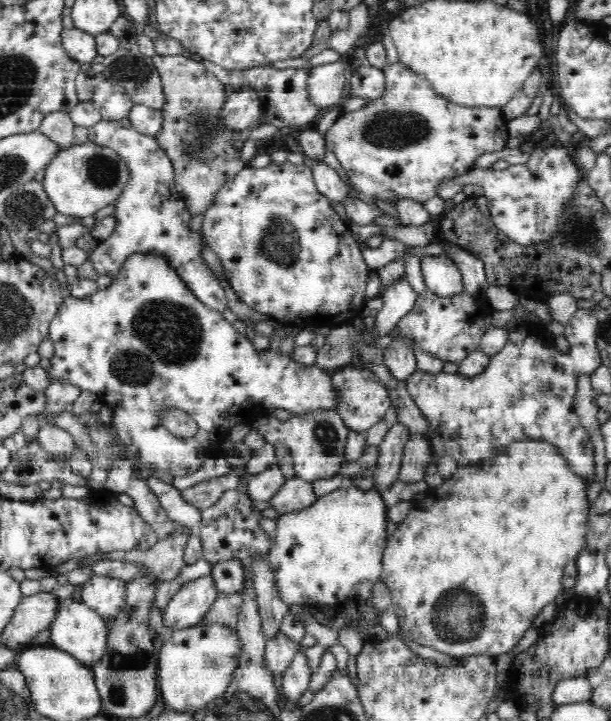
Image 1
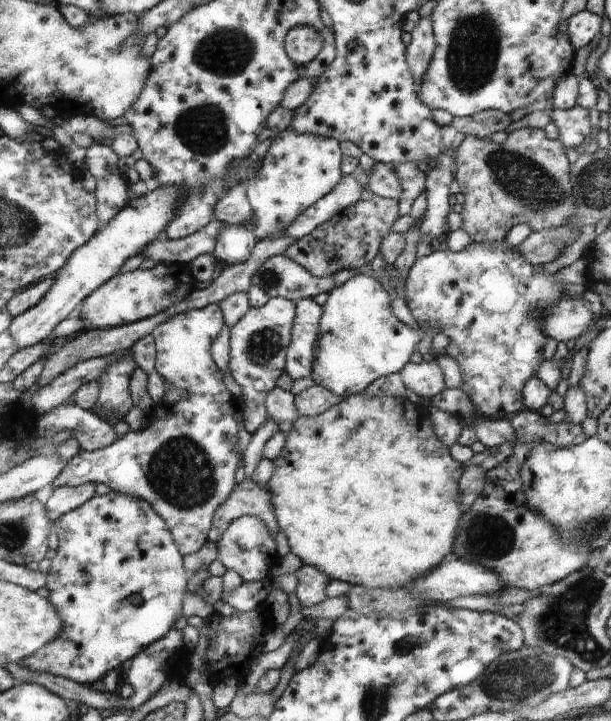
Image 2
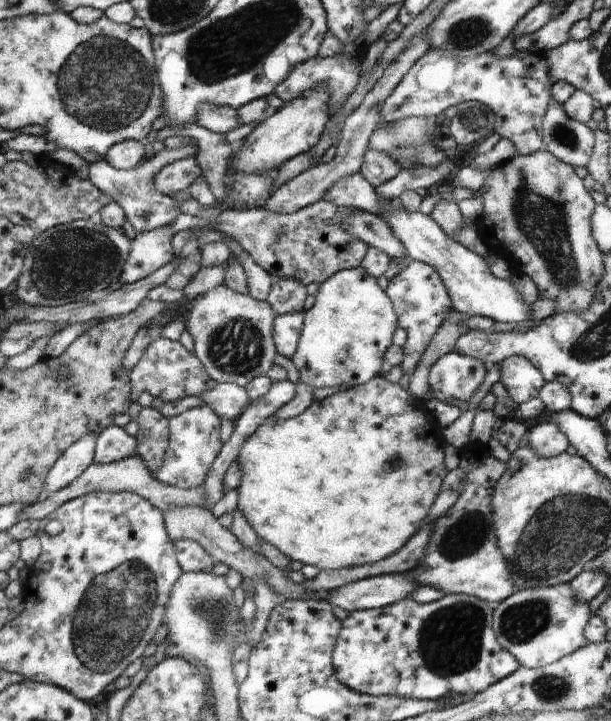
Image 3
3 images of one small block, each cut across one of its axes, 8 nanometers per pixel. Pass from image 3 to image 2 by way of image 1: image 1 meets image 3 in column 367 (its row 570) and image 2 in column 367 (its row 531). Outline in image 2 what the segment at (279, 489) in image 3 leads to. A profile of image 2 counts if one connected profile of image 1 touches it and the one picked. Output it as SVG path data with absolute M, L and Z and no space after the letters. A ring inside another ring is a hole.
M358 393L330 406L326 412L309 417L298 417L287 434L282 454L274 460L274 471L267 482L270 492L270 504L275 510L276 522L280 532L286 536L290 552L300 558L302 564L317 566L318 570L334 580L344 580L350 585L362 585L366 588L401 589L408 587L416 578L432 573L446 557L451 555L456 545L456 528L465 515L461 505L460 480L464 466L450 455L449 447L437 437L432 419L428 412L417 412L414 403L407 397L368 396Z

